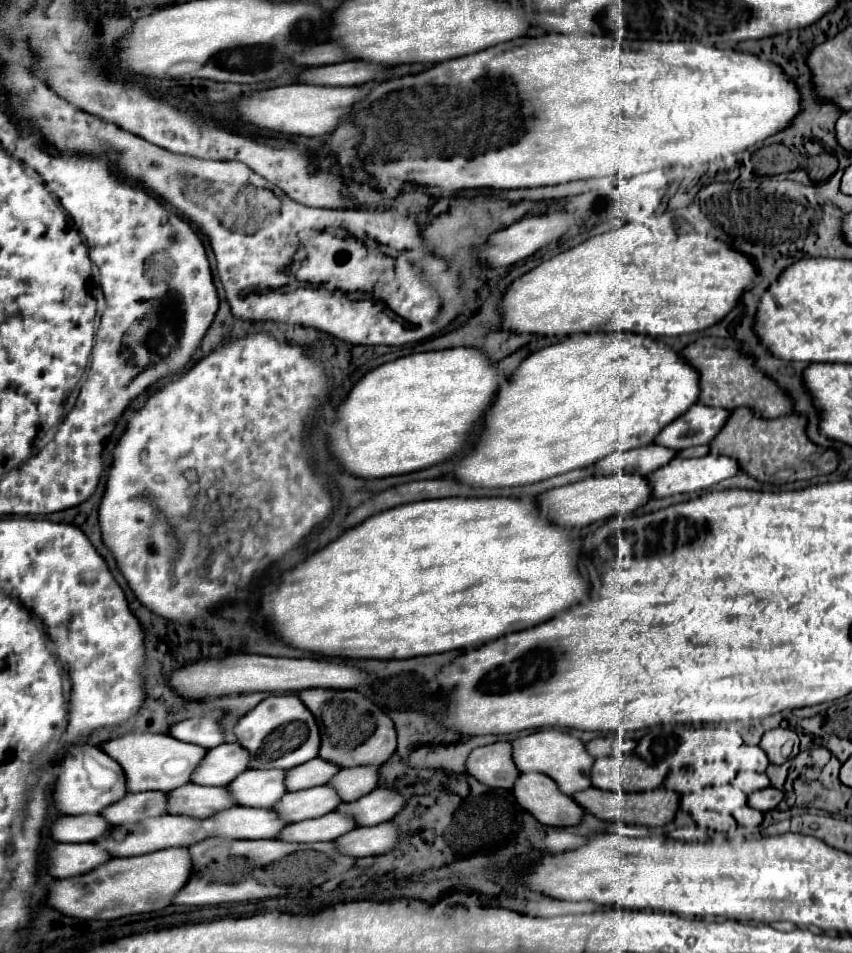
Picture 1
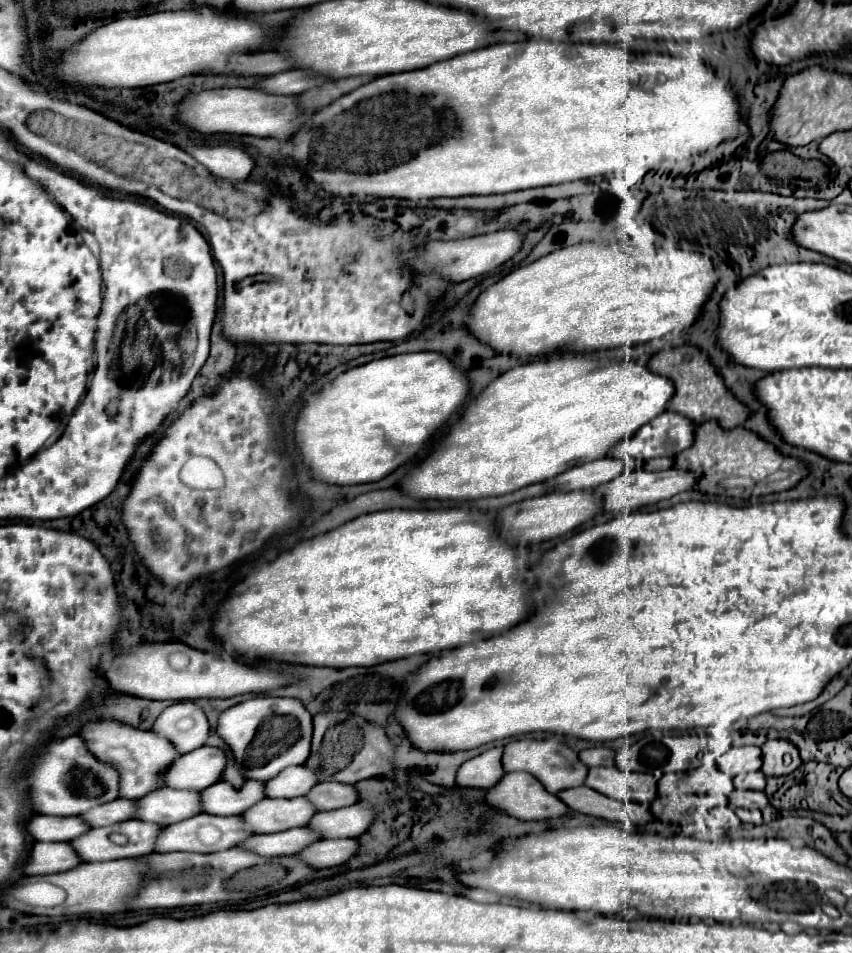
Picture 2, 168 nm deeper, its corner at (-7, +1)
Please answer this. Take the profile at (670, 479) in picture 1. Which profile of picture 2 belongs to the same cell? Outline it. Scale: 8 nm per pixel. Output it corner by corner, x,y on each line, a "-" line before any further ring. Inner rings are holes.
632,470
632,472
622,472
622,476
618,476
616,480
610,480
608,484
594,488
594,492
596,496
604,496
604,512
620,512
620,510
634,510
638,506
654,504
658,500
684,492
696,484
696,478
698,476
694,472
680,472
680,470
666,470
666,472

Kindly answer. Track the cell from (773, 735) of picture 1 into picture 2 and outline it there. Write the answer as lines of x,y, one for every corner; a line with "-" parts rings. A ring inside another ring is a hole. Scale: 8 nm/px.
770,740
762,746
762,768
760,772
764,772
764,776
786,776
792,770
796,770
802,764
796,746
792,746
786,740
-
784,754
792,756
792,764
784,764
782,758

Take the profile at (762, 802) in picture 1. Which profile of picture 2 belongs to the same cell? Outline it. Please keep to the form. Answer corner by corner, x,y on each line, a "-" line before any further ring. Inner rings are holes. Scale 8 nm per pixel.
732,790
728,794
728,804
732,808
758,808
762,810
764,806
768,806
768,798
764,792
752,792
752,790

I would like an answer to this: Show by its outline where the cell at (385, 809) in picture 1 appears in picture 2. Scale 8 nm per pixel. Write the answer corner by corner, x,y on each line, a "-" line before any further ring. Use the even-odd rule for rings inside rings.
352,804
346,808
318,812
306,824
320,838
358,838
374,820
374,810
366,804

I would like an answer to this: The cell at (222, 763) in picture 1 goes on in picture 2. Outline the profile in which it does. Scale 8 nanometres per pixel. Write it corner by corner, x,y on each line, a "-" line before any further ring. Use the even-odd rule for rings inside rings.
196,748
196,752
182,754
172,768
168,768
168,776
164,776
166,788
192,788
204,790
206,782
218,782
220,774
226,766
224,752
220,748

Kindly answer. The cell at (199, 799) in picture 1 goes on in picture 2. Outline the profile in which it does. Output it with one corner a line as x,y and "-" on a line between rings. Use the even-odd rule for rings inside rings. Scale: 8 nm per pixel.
160,788
140,798
140,810
134,820
152,820
156,824
174,824
200,814
200,792

